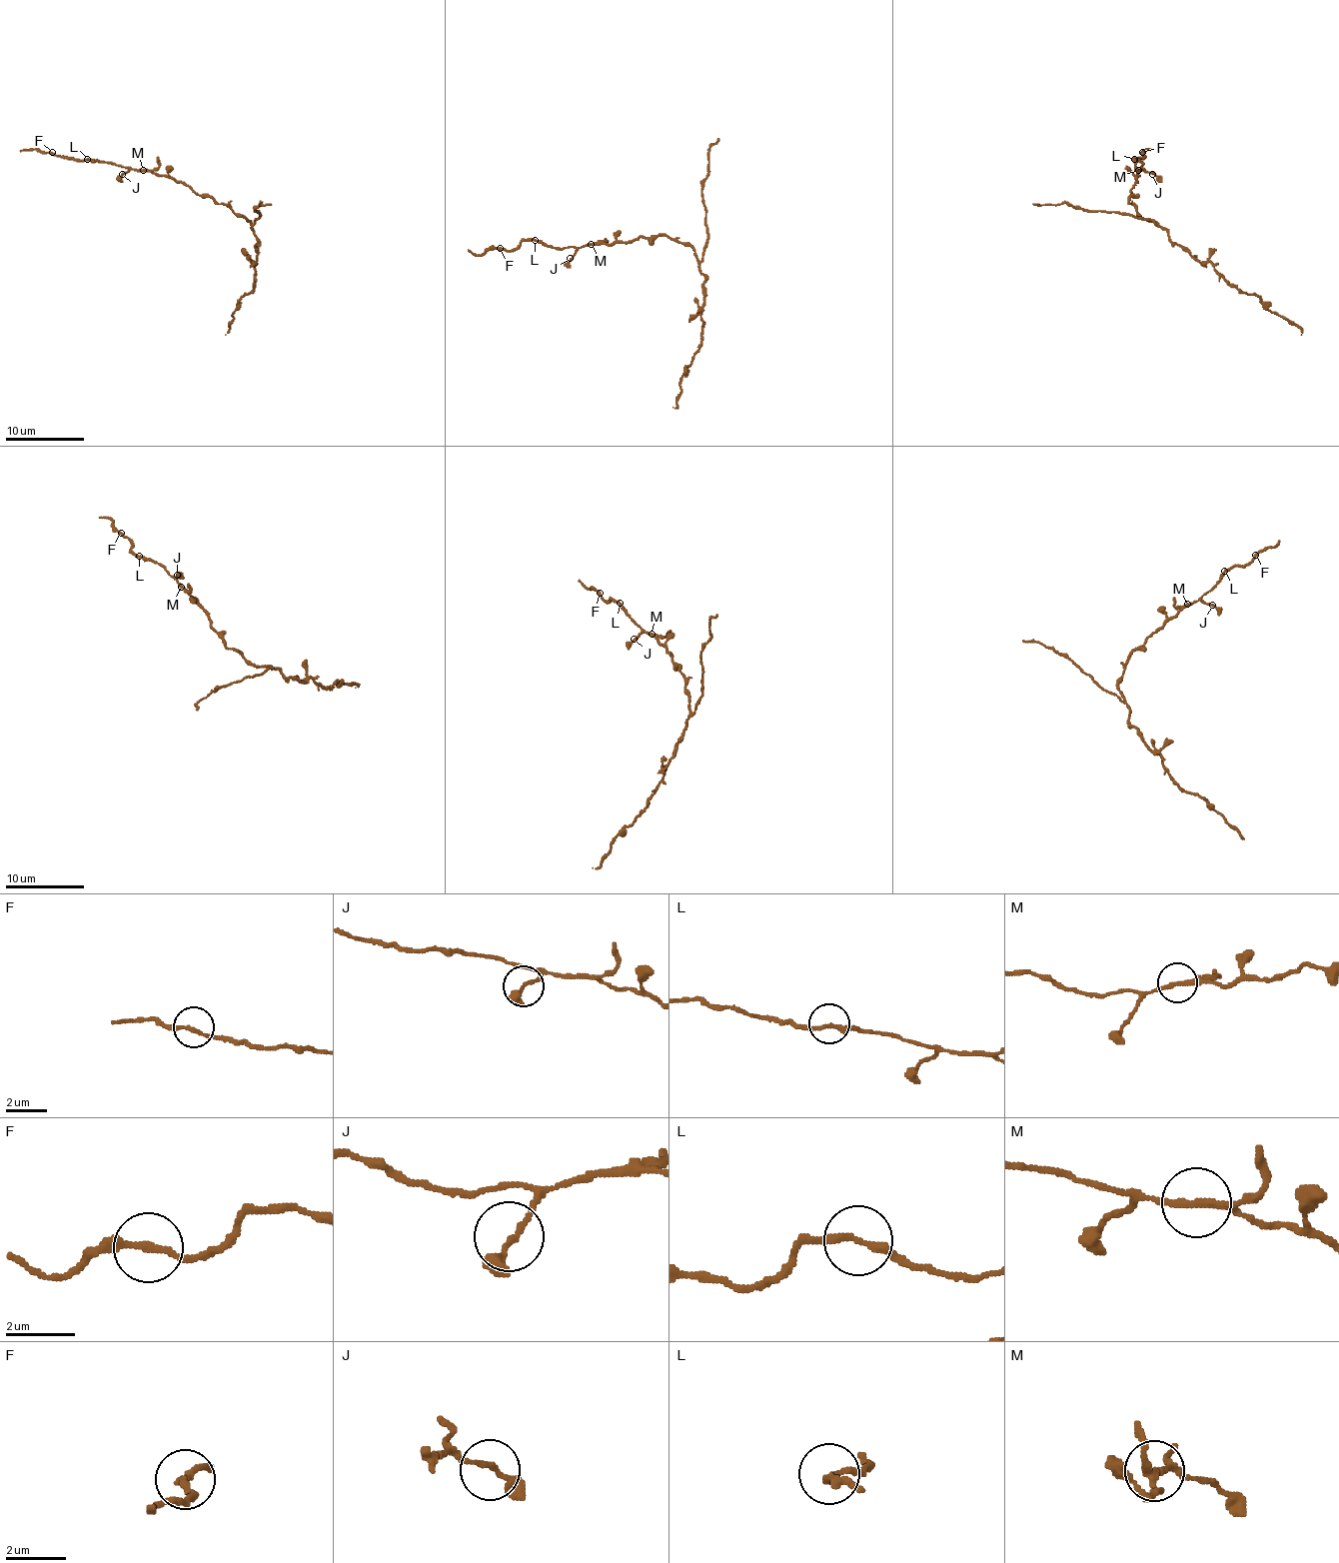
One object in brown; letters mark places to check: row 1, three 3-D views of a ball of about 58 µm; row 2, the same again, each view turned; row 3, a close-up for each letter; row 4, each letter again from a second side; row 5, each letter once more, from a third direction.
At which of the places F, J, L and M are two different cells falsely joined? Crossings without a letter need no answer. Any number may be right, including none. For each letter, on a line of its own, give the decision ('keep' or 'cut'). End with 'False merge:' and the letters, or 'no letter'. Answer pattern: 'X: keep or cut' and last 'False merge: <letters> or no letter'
F: keep
J: keep
L: keep
M: cut
False merge: M

